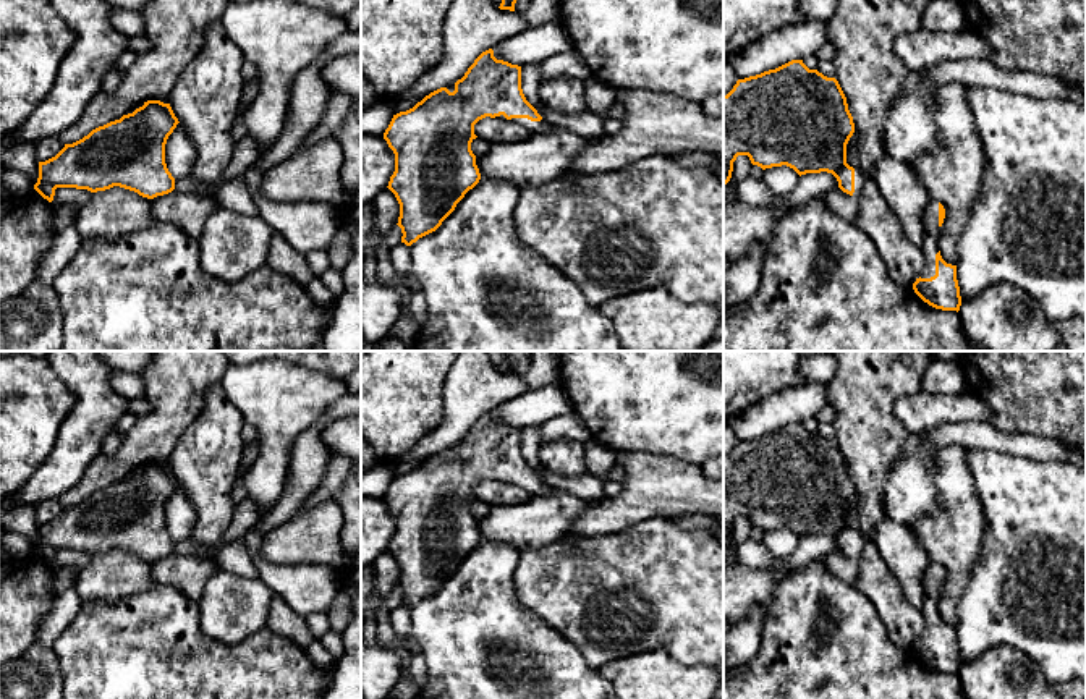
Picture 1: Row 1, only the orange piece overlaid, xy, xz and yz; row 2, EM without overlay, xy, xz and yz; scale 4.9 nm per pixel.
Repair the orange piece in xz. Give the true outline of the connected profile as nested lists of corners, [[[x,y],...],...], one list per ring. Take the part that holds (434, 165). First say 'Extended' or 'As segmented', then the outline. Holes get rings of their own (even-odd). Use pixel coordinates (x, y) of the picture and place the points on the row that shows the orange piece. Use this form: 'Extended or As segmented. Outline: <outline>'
Extended. Outline: [[[492,49],[474,60],[465,76],[455,83],[453,92],[440,87],[413,108],[393,115],[384,133],[384,139],[395,154],[395,172],[387,188],[400,204],[397,225],[401,228],[401,243],[406,246],[435,231],[465,194],[479,183],[481,173],[471,142],[477,138],[474,125],[486,116],[511,120],[532,134],[554,129],[526,100],[521,89],[521,66],[497,60]]]

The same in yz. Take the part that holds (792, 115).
Extended. Outline: [[[803,60],[738,79],[723,95],[723,188],[732,178],[736,157],[748,155],[762,170],[787,165],[800,176],[832,173],[843,193],[859,197],[864,176],[859,168],[846,163],[846,144],[853,133],[853,116],[838,81],[809,70]]]

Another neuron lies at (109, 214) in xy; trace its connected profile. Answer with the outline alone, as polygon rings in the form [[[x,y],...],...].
[[[113,186],[92,193],[86,205],[78,210],[74,223],[83,241],[117,239],[155,222],[151,207],[152,199]]]

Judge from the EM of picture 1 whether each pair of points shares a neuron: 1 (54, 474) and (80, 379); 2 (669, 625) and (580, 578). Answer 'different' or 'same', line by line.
1: same
2: same

